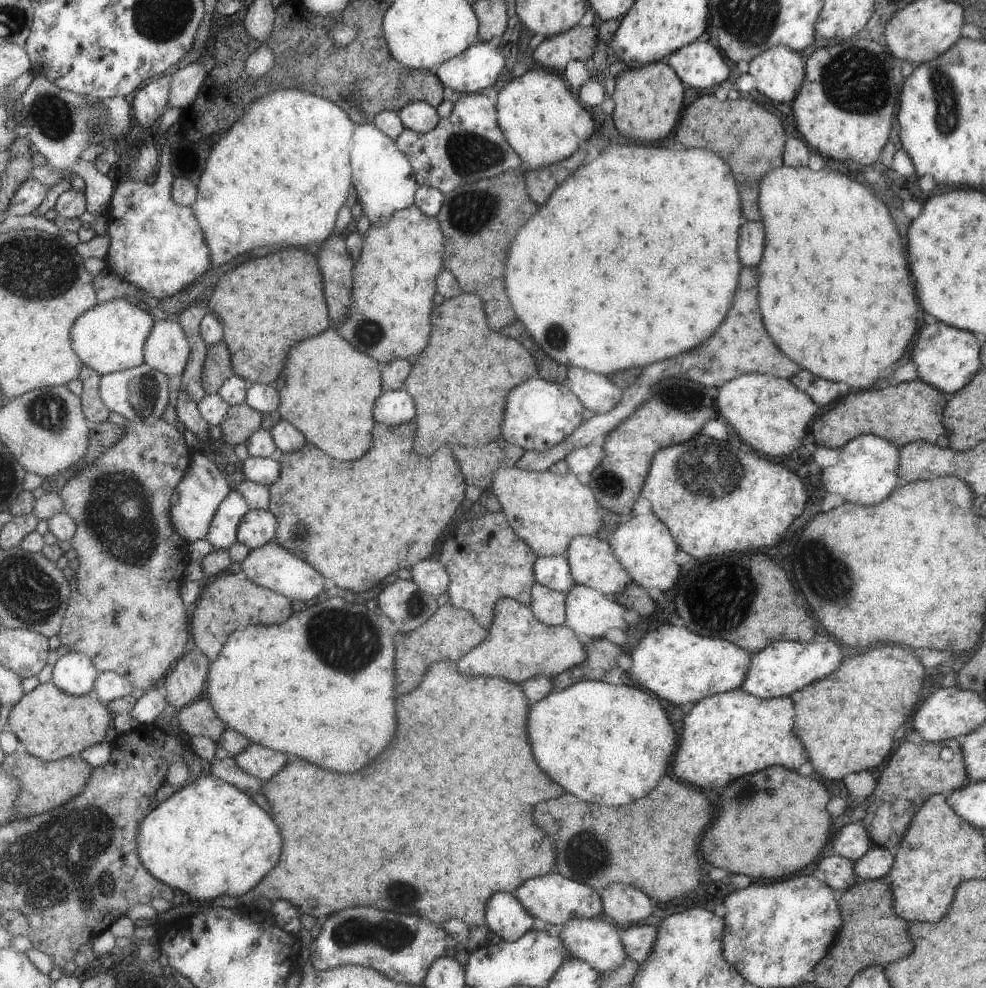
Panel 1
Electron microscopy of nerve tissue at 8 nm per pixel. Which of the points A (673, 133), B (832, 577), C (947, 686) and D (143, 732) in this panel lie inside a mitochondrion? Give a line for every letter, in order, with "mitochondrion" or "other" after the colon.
A: other
B: mitochondrion
C: other
D: other

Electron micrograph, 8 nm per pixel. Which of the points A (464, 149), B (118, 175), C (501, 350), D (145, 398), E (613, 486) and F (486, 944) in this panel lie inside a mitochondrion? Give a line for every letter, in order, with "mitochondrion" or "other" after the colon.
A: mitochondrion
B: other
C: other
D: mitochondrion
E: mitochondrion
F: other

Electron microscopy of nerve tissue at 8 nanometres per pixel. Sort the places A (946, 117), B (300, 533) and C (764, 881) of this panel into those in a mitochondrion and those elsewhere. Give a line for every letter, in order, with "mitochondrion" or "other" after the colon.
A: mitochondrion
B: mitochondrion
C: other

